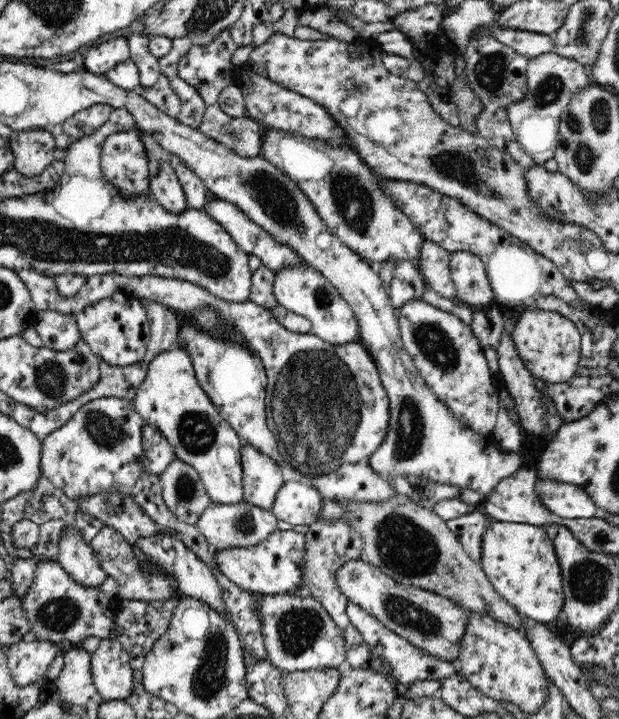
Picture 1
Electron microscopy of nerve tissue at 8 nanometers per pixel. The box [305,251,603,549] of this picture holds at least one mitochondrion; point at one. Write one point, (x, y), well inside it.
(411, 424)

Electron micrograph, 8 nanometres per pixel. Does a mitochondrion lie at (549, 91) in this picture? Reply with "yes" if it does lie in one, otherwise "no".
yes

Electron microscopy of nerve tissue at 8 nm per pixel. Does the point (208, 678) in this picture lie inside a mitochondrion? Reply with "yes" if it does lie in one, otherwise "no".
yes

